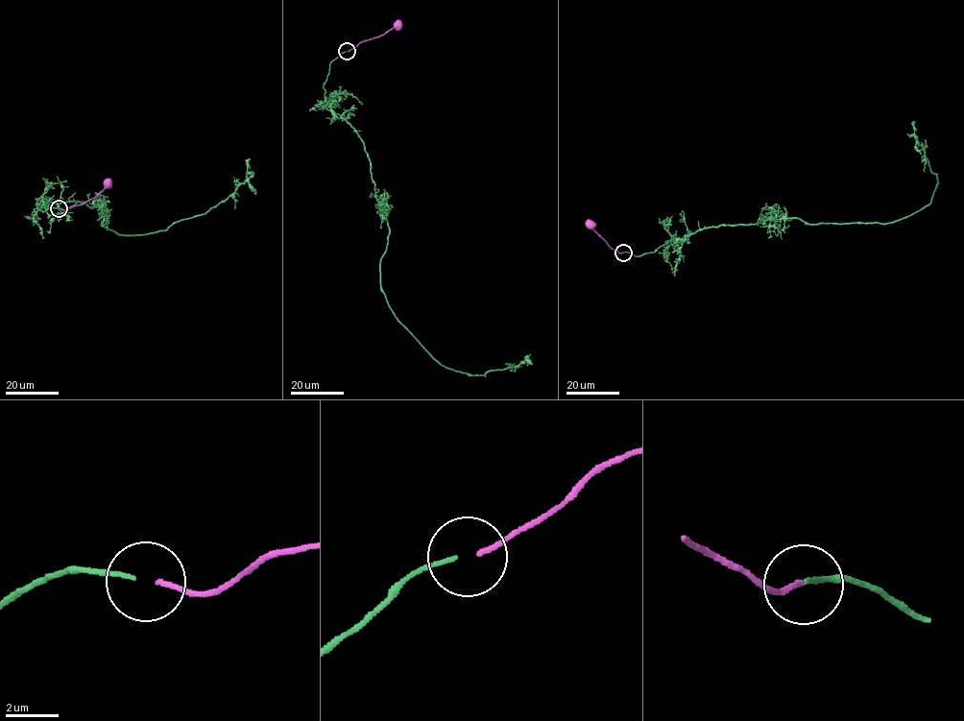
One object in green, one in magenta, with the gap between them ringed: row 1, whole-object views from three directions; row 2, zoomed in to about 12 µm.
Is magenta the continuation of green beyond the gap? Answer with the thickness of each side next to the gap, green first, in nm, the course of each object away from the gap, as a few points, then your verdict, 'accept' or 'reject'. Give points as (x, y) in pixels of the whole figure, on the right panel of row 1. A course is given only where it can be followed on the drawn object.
calibres 150 and 190 nm; course green (623, 252), (642, 255), (699, 230), (765, 218), (819, 224), (904, 218), (928, 205), (937, 182), (914, 121); course magenta (623, 252), (608, 245), (591, 223); accept

